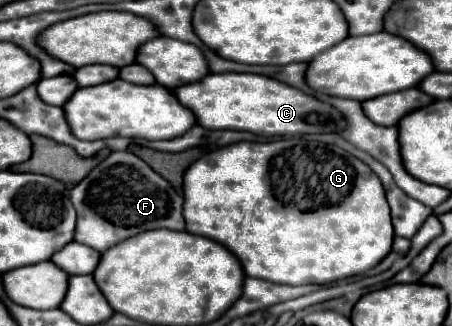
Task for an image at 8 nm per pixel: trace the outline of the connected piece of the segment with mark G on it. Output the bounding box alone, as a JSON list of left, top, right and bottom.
[184,138,394,284]

